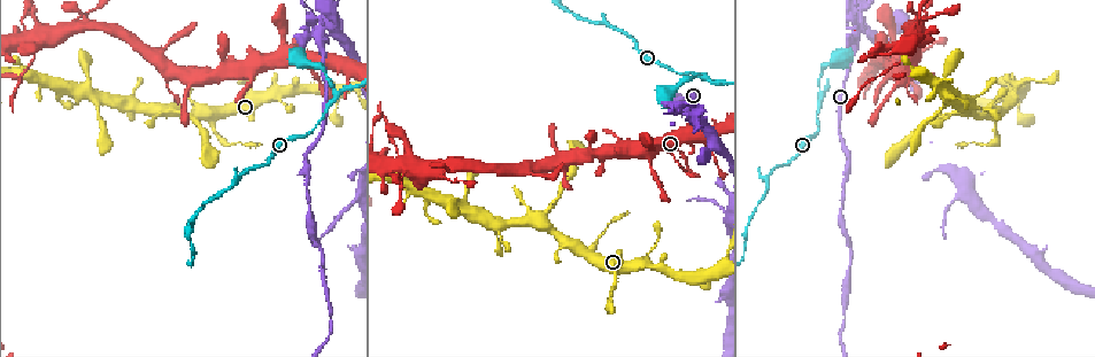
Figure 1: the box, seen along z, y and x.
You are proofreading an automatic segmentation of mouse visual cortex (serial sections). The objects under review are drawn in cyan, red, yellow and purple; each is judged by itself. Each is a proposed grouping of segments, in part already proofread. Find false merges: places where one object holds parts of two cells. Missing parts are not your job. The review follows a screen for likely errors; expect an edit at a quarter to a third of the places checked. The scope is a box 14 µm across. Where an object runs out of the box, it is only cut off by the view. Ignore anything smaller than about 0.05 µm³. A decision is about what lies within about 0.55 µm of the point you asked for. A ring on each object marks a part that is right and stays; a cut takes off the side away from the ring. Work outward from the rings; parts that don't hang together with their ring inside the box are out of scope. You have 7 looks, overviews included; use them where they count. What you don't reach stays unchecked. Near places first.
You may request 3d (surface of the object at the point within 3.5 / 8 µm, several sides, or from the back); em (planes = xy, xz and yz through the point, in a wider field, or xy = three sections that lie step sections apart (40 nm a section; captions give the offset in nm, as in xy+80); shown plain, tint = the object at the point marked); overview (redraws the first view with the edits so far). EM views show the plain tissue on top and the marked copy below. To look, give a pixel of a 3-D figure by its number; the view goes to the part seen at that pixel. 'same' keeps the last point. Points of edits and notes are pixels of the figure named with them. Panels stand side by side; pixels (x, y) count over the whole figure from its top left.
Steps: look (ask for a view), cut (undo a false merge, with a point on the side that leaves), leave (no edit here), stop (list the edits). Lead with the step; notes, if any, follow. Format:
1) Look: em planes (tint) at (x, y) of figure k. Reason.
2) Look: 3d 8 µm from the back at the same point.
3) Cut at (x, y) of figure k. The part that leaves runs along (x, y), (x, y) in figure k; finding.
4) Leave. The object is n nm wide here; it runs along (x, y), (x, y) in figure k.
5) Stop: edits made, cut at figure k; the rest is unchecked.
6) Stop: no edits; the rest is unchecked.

Look: em xy step 3 (tint) at (820, 92) of figure 1. Arms part here.

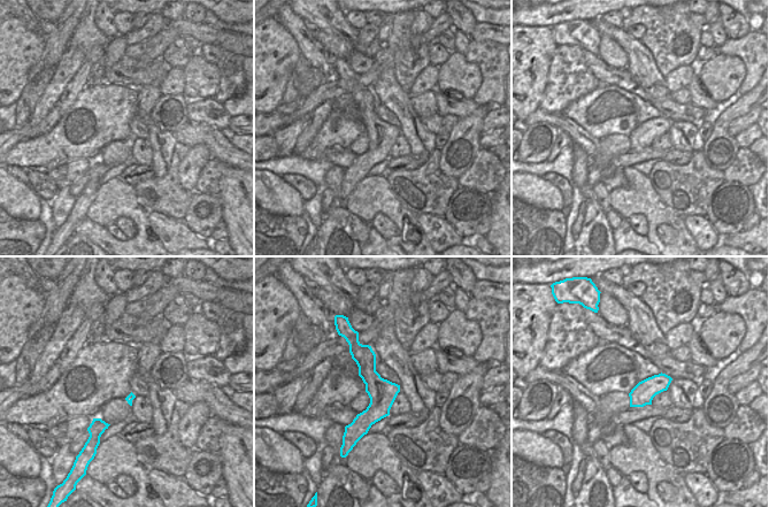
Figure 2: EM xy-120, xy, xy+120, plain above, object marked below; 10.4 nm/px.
Look: 3d 3.5 µm at the same point. See where the arms go.

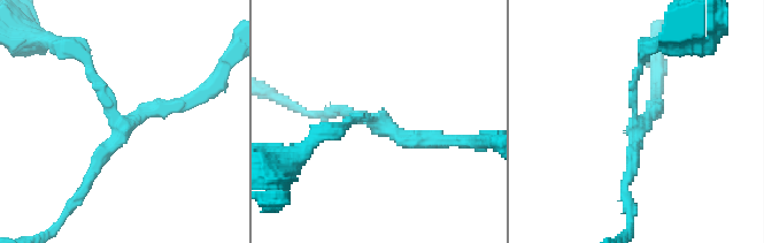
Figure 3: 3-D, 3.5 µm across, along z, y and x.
Leave. 3 arms meet here; it runs along (624, 190), (639, 137), (633, 81), (642, 63) in figure 3; continuous, no second cell.

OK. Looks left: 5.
Look: 3d 3.5 µm at (250, 76) of figure 1. Thick turns thin.

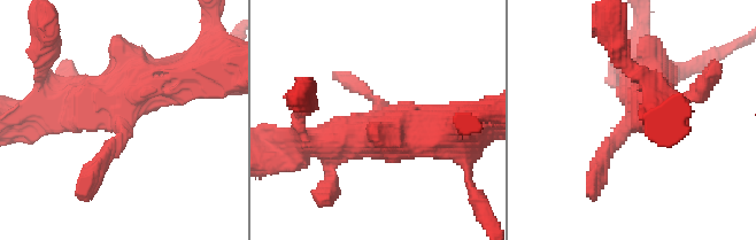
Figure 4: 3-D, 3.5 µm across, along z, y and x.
Look: em xy step 1 (tint) at (121, 117) of figure 4. Now the EM.

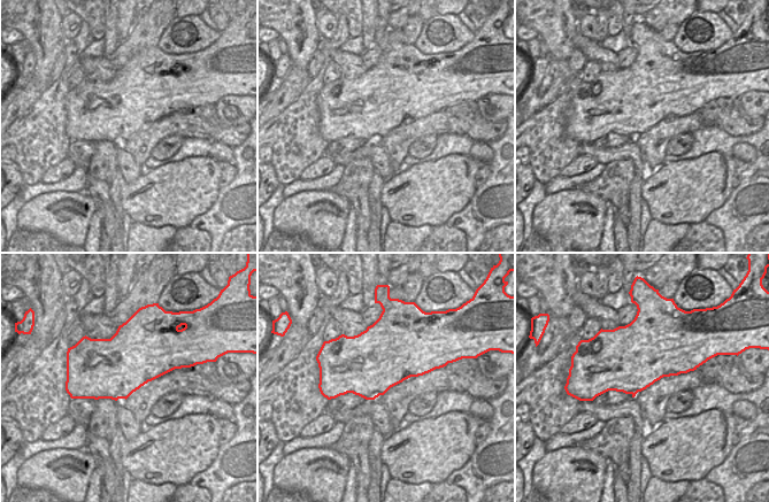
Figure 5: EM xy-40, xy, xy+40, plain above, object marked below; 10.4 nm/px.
Leave. It runs along (160, 76), (90, 178) in figure 4; all the same cell.

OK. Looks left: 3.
Look: 3d 3.5 µm from the back at (31, 61) of figure 1. Calibre changes.

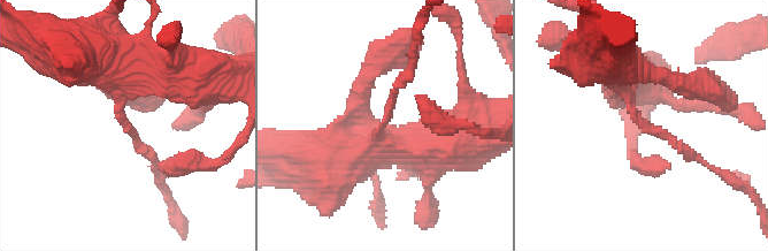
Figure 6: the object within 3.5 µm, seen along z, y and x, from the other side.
Look: em xy step 1 (tint) at (644, 123) of figure 6. The arms are 150, 450 nm wide; now the EM.

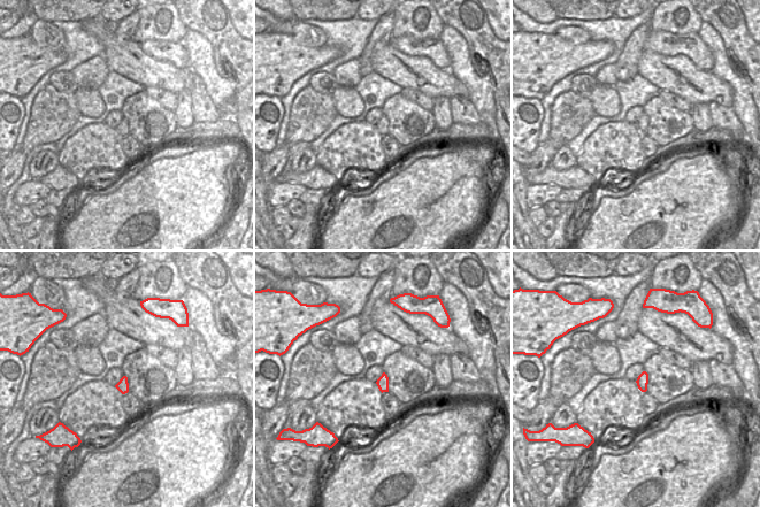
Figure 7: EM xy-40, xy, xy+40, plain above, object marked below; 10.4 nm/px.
Leave. It runs along (619, 61), (630, 111), (701, 160) in figure 6; one cell here.

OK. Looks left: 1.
Stop: no edits; the rest is unchecked.

